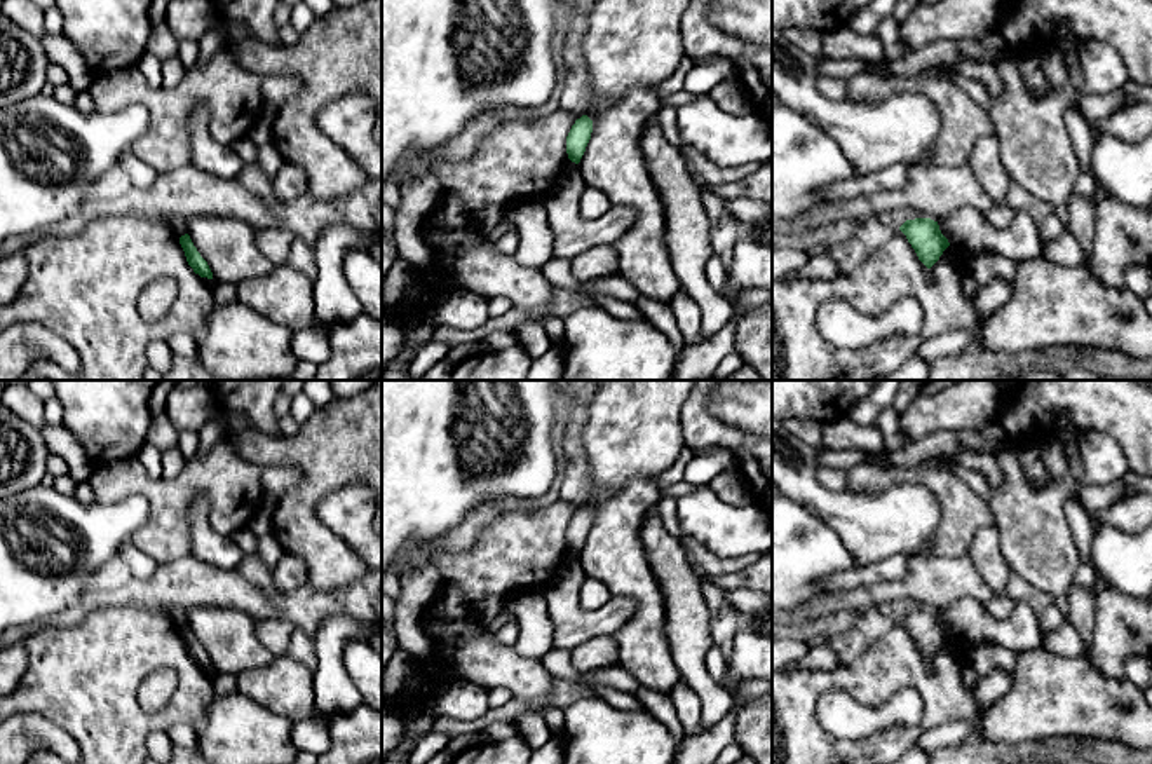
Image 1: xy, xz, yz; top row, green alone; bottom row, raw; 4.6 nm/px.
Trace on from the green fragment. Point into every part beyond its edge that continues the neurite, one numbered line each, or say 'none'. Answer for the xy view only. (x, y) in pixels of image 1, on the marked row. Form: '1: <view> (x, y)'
none

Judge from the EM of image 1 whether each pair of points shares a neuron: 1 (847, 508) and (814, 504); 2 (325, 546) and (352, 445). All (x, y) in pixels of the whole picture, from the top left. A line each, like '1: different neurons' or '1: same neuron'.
1: same neuron
2: same neuron

